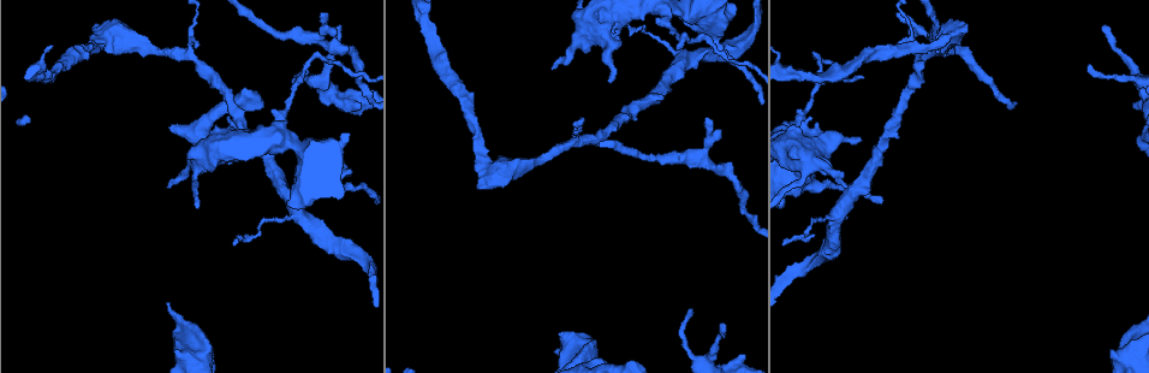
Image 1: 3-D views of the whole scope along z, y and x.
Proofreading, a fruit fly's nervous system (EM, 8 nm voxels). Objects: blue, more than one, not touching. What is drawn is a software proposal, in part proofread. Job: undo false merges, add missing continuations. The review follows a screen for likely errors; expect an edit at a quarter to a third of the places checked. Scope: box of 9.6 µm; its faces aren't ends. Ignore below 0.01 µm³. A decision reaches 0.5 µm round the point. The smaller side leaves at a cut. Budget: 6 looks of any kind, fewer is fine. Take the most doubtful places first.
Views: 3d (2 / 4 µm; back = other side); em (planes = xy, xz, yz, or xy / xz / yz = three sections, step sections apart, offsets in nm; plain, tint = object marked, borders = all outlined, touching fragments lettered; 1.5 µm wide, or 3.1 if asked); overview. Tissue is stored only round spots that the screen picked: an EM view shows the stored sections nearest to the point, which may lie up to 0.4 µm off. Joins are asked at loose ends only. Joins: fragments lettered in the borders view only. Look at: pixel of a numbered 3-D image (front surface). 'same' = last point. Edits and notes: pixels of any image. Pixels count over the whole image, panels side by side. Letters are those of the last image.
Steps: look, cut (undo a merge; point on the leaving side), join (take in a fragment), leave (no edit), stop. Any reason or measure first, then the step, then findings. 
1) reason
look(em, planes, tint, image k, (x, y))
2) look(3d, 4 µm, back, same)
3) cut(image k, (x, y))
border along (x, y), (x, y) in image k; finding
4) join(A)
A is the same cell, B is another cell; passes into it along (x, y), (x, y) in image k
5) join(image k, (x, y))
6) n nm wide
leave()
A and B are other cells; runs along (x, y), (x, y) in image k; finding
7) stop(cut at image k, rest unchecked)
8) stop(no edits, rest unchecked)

tapers out
look(3d, 2 µm, image 1, (339, 25))

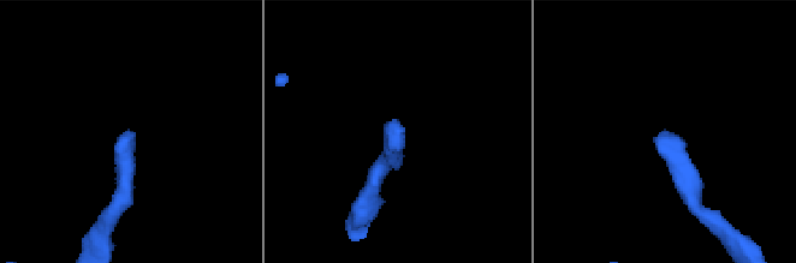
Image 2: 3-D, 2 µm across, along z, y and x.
now the EM
look(em, planes, borders, image 2, (128, 133))

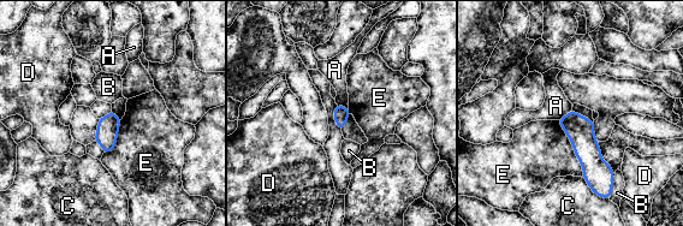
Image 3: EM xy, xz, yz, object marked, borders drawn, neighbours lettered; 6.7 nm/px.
100 nm wide
leave()
A, B, C, D and E are other cells; none of them fits

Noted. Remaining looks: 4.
thick end
look(em, planes, borders, image 1, (968, 25))

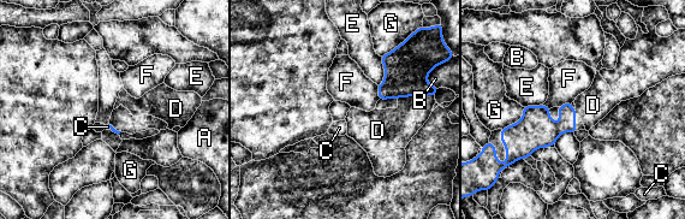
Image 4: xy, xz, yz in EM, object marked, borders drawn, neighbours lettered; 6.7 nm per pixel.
join(D)
D is the same cell, A, B, C, E, F and G are other cells; passes into it along (406, 67), (411, 95), (393, 128) in image 4; the neuron continues

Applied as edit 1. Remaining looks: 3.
stop(join at image 4, rest unchecked)

